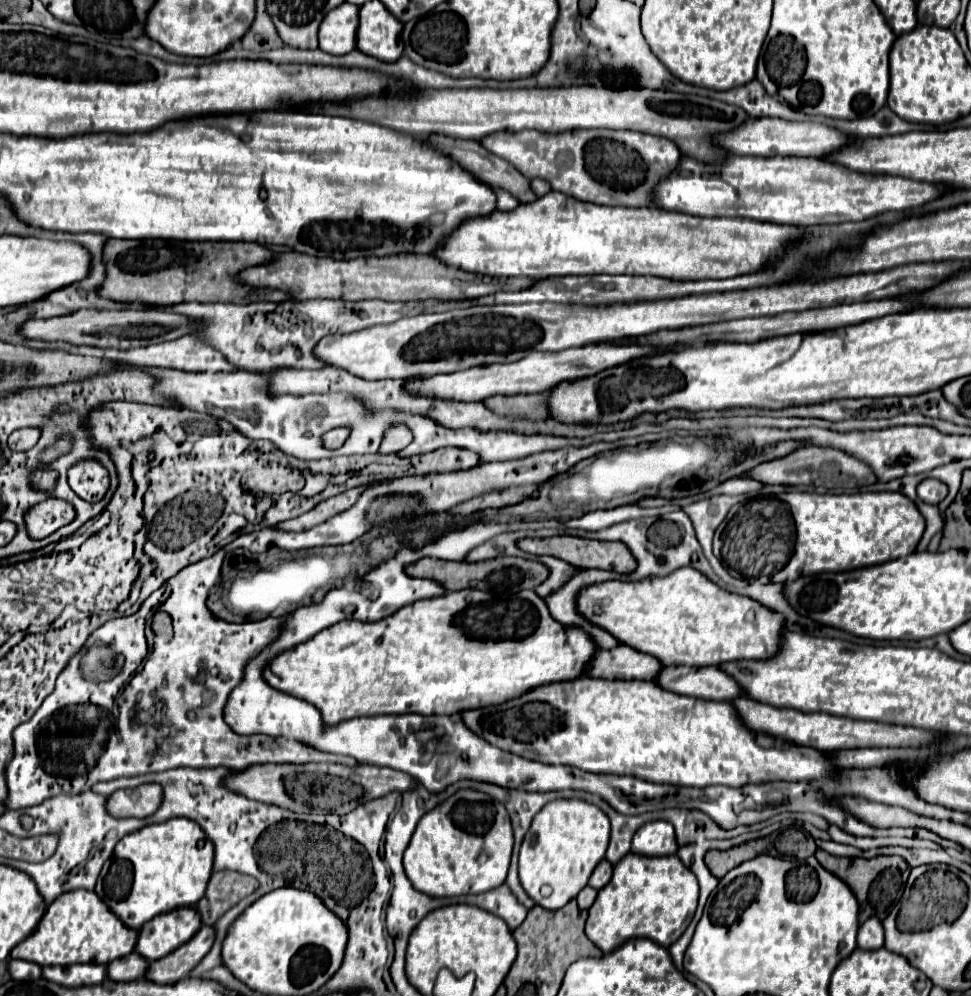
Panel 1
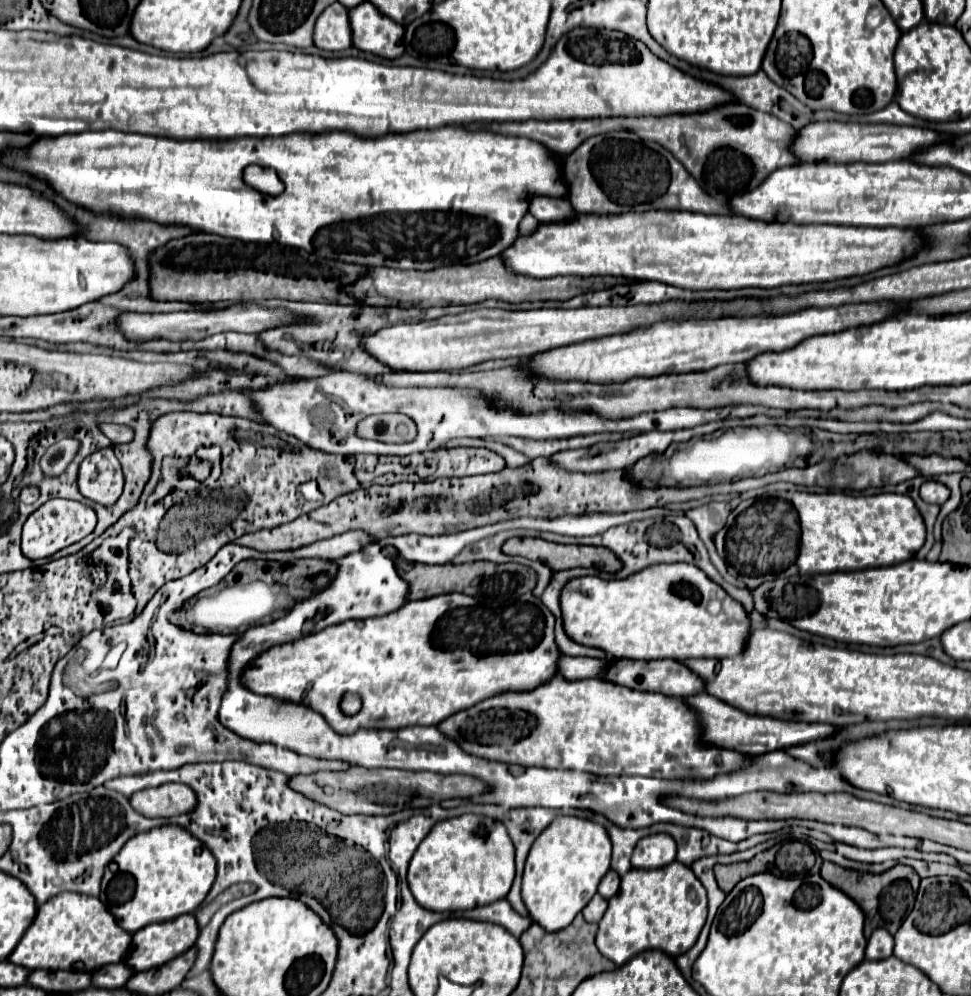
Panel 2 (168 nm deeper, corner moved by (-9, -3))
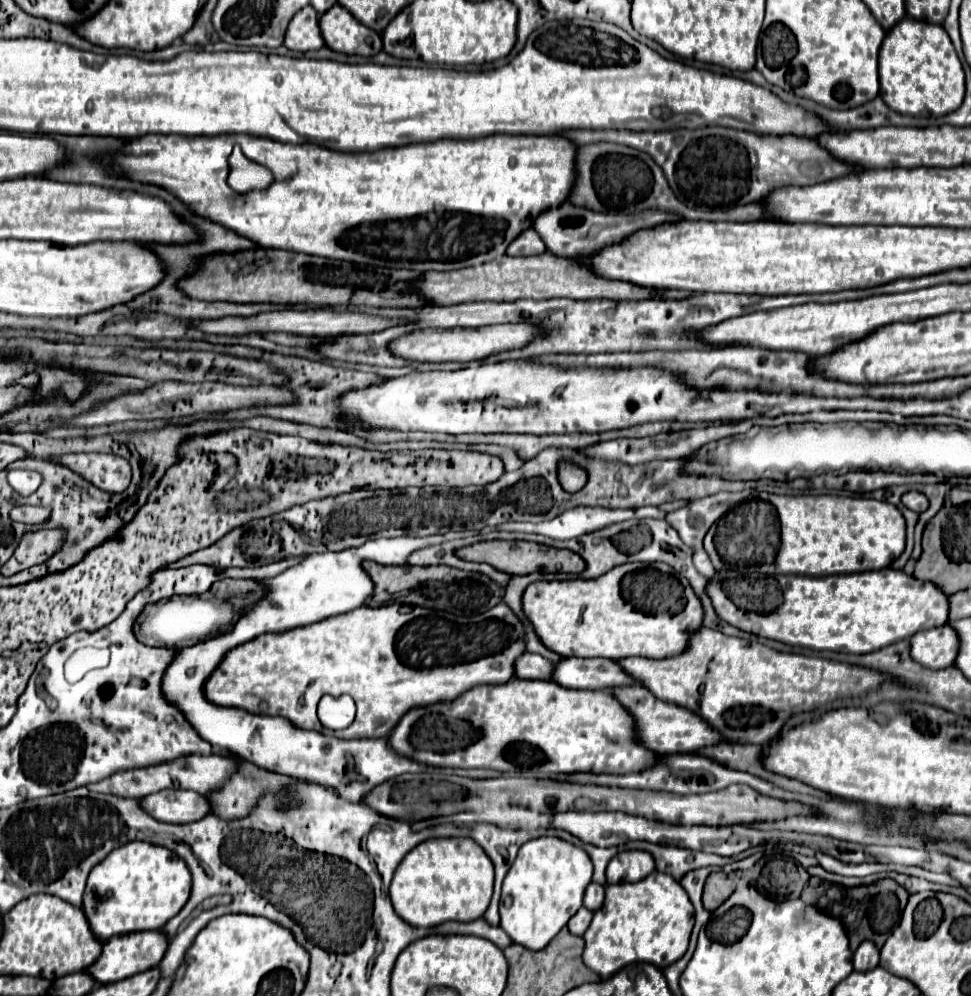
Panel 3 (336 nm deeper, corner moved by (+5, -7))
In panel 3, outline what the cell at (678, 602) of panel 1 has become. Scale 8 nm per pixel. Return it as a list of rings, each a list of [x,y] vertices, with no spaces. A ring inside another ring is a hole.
[[[624,563],[600,575],[600,579],[536,581],[522,595],[522,611],[538,639],[562,657],[650,657],[664,659],[678,655],[688,645],[688,633],[702,625],[702,605],[686,579],[666,563]]]

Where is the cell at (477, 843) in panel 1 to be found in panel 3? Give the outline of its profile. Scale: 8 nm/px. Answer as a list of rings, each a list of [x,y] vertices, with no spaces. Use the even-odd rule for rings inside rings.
[[[468,837],[430,839],[402,859],[390,885],[390,899],[400,919],[428,929],[446,921],[480,919],[492,899],[492,885],[494,865],[476,841]]]

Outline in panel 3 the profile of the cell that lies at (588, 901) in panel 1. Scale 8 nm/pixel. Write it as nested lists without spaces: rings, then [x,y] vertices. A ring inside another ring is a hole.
[[[582,907],[582,909],[576,913],[576,917],[572,917],[572,919],[568,921],[568,929],[570,929],[570,933],[574,933],[574,935],[584,935],[584,931],[586,931],[588,925],[590,925],[590,921],[592,921],[592,911],[588,911],[586,907]]]

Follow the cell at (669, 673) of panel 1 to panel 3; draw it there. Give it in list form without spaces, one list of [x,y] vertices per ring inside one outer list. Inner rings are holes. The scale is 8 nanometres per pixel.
[[[566,657],[556,663],[552,681],[568,689],[610,689],[616,685],[636,685],[612,659]]]

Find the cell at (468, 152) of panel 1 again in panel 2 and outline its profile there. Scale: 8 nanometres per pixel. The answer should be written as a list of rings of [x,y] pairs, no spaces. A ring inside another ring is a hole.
[[[534,195],[528,207],[528,213],[540,219],[540,223],[550,223],[550,221],[562,221],[566,217],[572,217],[576,211],[572,211],[572,205],[566,197]]]

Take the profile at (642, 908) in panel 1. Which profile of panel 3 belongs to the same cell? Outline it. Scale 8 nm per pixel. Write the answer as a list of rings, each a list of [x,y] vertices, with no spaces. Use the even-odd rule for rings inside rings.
[[[650,873],[636,883],[606,885],[604,905],[584,933],[584,963],[602,979],[610,979],[628,963],[652,963],[664,969],[678,961],[690,941],[694,927],[694,907],[676,879],[664,873]]]

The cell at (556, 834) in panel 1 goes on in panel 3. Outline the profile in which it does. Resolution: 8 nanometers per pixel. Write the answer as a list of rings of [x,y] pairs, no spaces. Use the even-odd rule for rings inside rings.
[[[558,837],[528,841],[518,851],[518,857],[502,885],[500,927],[512,943],[530,951],[542,951],[582,907],[582,897],[590,881],[592,861],[580,847]]]

